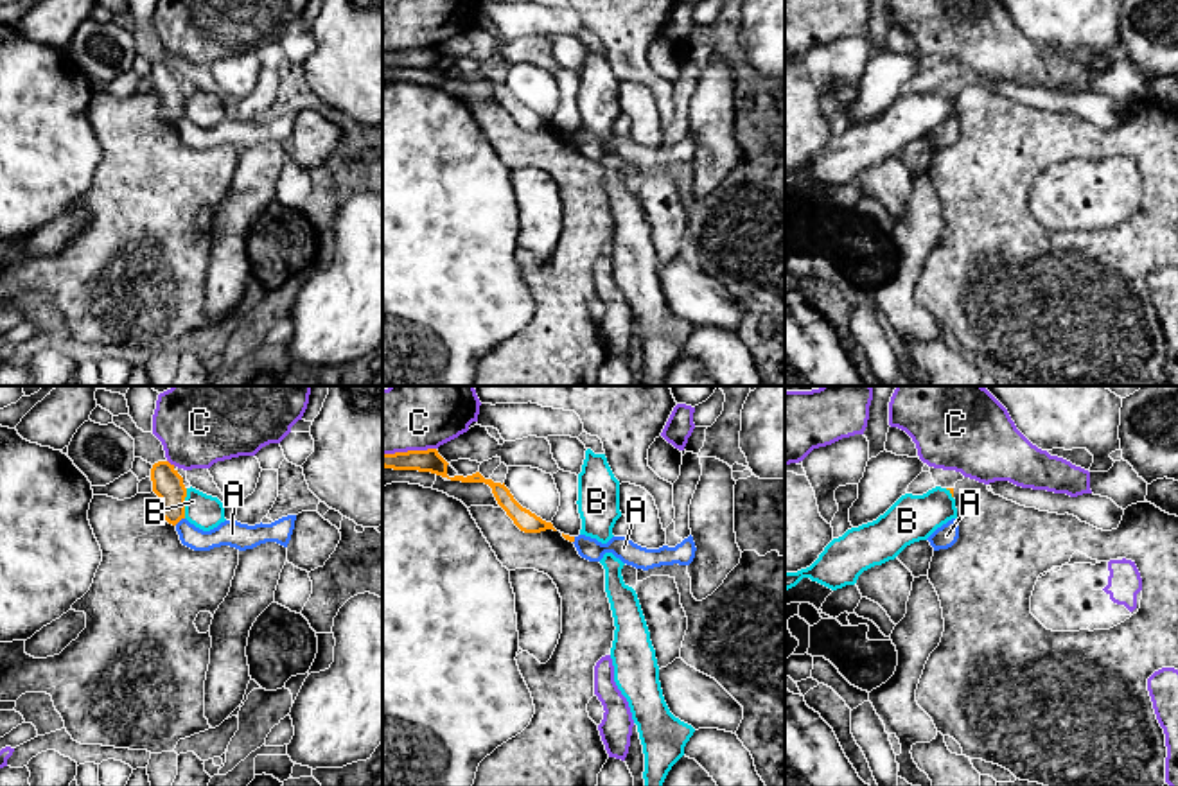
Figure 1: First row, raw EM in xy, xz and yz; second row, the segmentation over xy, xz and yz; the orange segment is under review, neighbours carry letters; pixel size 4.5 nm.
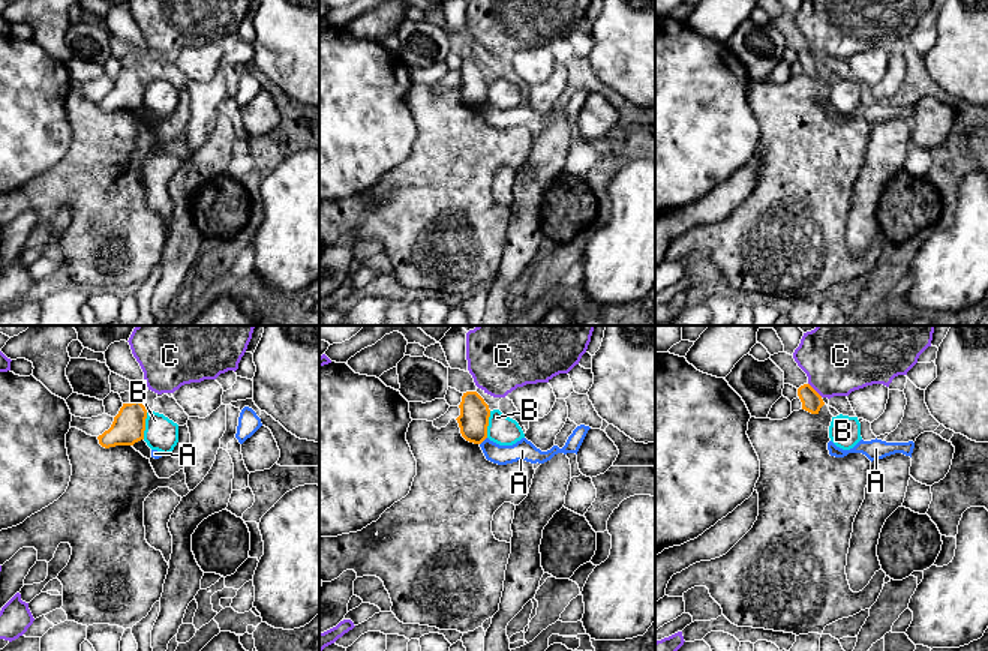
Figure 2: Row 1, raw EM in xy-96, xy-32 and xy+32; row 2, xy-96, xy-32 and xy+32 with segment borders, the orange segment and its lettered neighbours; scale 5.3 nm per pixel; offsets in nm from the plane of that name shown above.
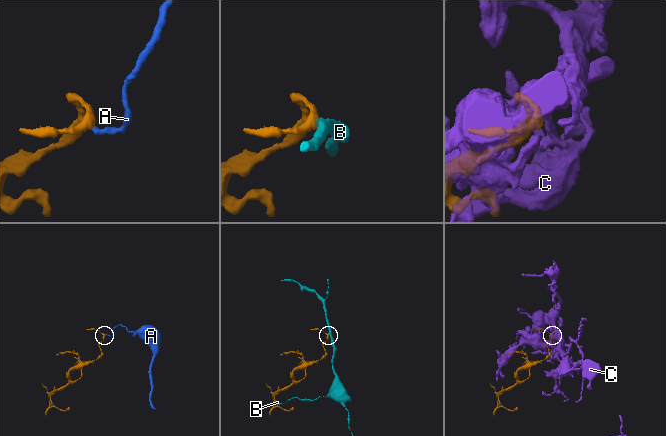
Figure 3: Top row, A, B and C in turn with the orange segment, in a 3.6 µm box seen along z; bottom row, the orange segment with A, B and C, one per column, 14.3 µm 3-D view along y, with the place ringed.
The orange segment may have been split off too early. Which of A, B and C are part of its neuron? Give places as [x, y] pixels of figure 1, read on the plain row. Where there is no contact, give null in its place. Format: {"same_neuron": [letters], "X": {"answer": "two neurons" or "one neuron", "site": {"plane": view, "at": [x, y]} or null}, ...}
{"same_neuron": [], "A": {"answer": "two neurons", "site": {"plane": "xy", "at": [178, 119]}}, "B": {"answer": "two neurons", "site": {"plane": "xy", "at": [184, 101]}}, "C": {"answer": "two neurons", "site": {"plane": "xz", "at": [408, 49]}}}

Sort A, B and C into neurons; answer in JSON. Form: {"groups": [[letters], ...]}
{"groups": [["A"], ["B"], ["C"]]}

